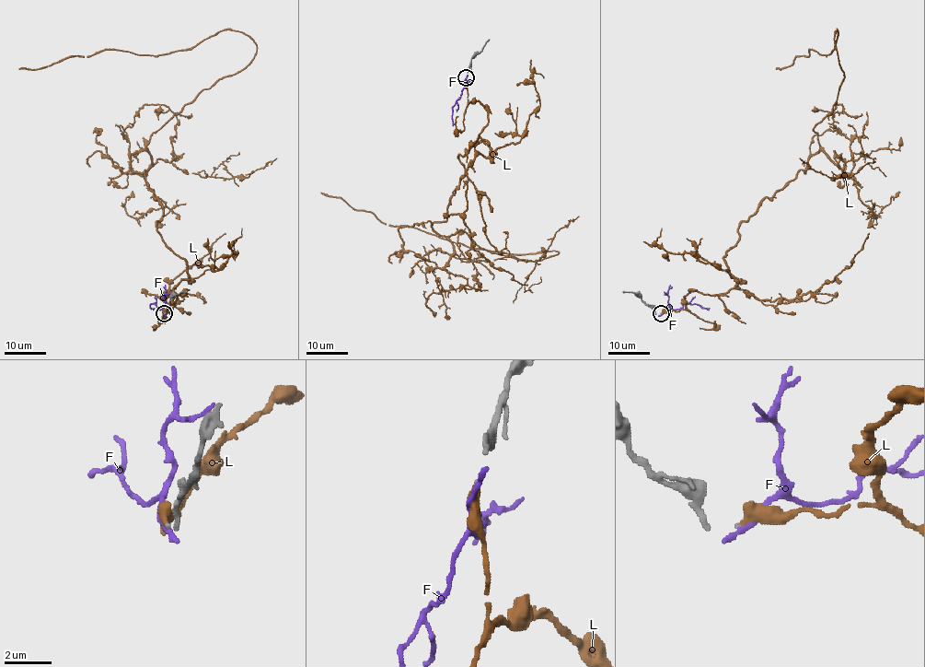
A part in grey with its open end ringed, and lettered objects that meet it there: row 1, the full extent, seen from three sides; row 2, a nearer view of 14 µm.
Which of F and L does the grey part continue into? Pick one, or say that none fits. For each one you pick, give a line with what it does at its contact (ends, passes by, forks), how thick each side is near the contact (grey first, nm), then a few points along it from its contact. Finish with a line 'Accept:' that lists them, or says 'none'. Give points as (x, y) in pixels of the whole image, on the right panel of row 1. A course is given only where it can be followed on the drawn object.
L: It ends there. Thickness 90 nm (grey) against 400 nm. Its course: (661, 313), (733, 288), (738, 226), (819, 150), (837, 29), (829, 54), (775, 69)
Accept: L

